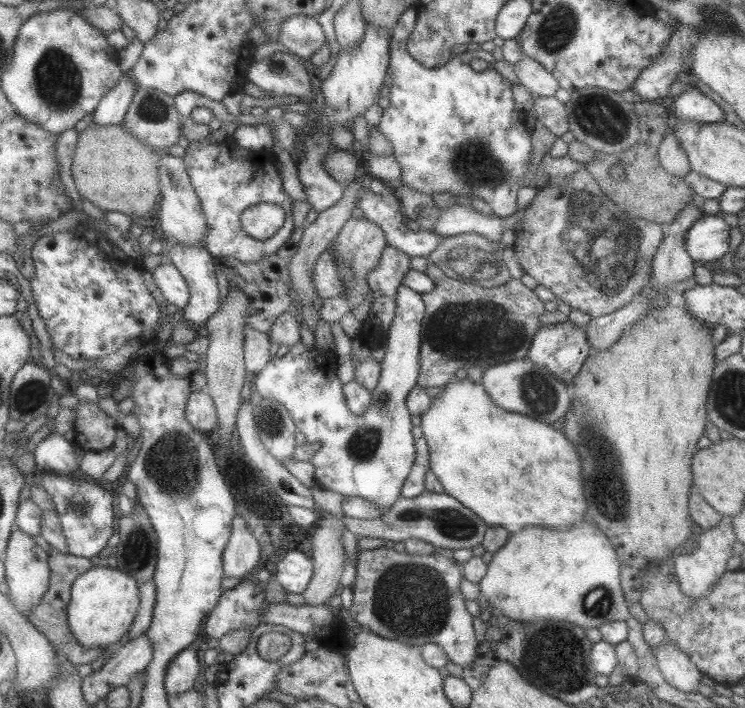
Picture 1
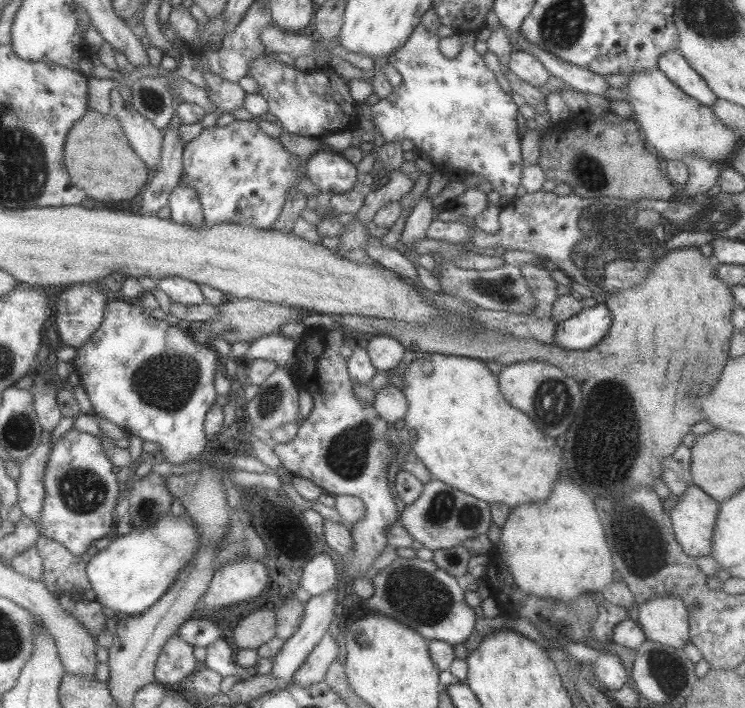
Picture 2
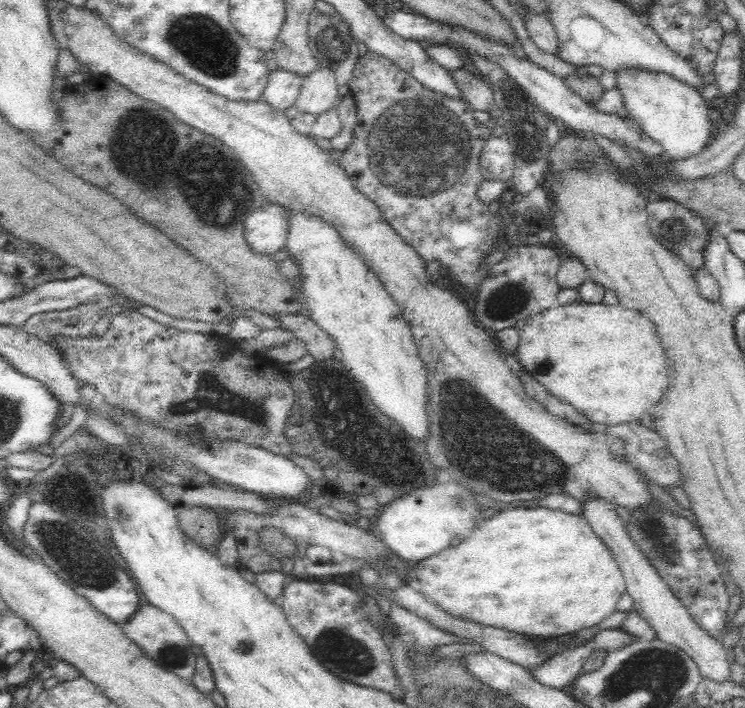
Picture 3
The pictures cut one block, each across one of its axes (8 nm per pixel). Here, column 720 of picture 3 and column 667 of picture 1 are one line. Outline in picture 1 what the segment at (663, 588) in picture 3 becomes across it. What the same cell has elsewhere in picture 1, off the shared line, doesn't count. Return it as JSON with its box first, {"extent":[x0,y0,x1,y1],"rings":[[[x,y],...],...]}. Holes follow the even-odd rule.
{"extent":[656,642,703,691],"rings":[[[670,642],[657,646],[656,663],[663,678],[677,690],[697,691],[703,673]]]}

